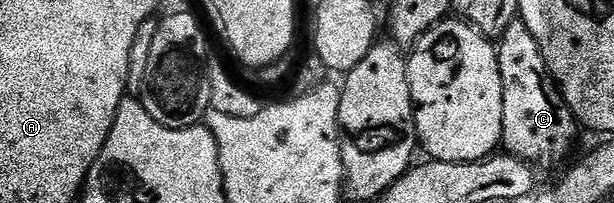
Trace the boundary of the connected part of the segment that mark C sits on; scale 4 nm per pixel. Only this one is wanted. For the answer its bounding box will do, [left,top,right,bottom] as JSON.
[498,19,578,164]

